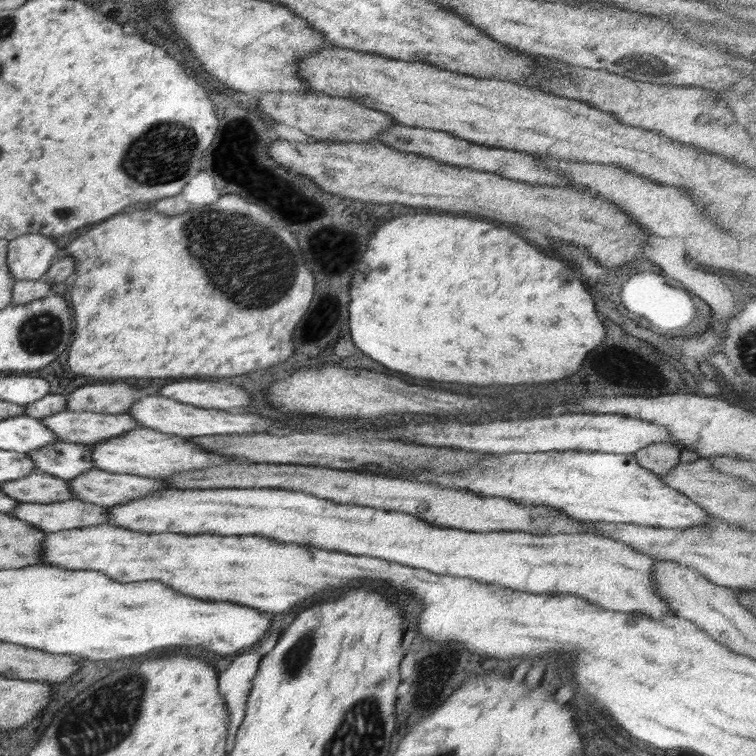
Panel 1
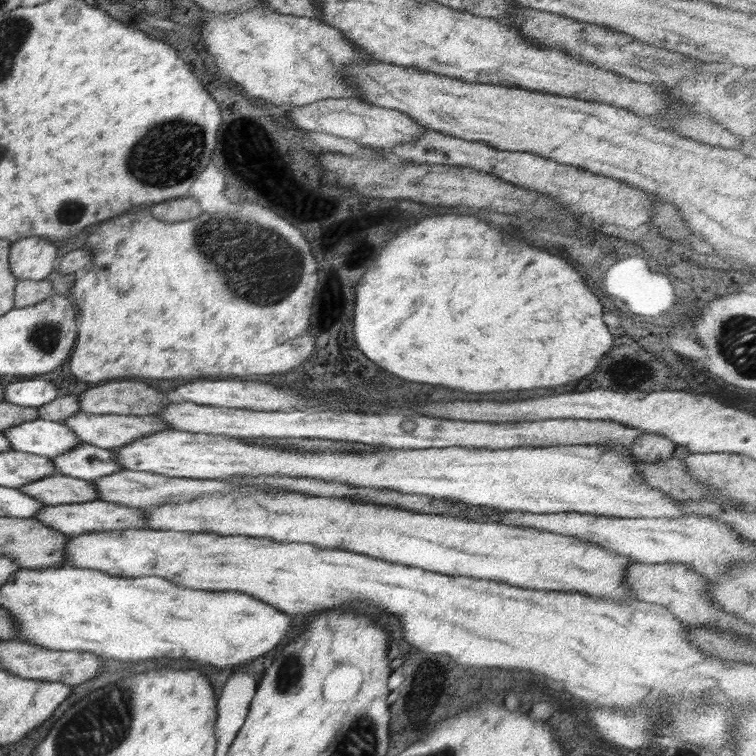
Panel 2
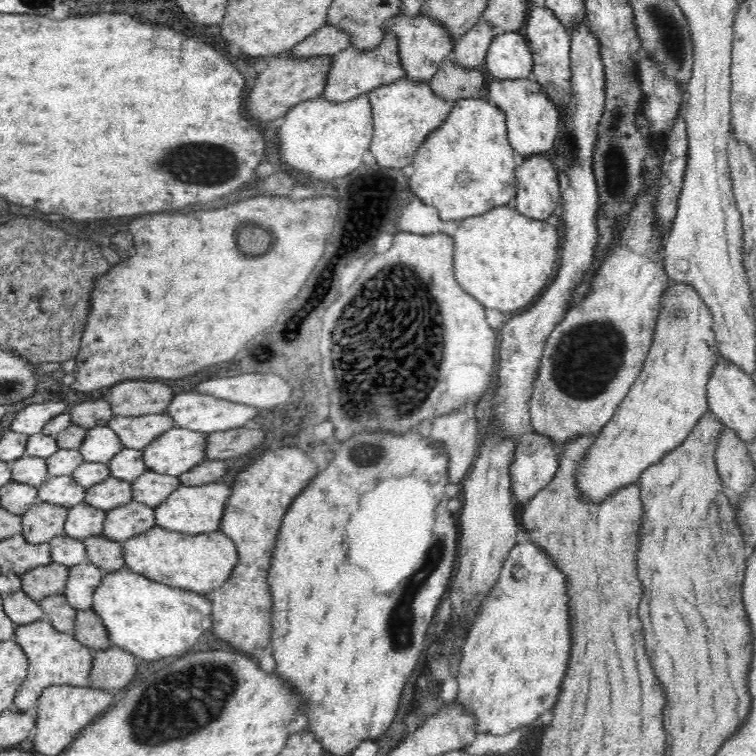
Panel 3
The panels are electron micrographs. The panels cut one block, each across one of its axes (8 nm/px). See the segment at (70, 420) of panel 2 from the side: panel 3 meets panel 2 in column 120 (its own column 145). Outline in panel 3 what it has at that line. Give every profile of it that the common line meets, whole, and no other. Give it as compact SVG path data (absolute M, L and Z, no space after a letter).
M165 412L136 417L113 416L111 419L107 426L116 432L123 446L138 450L176 427Z

